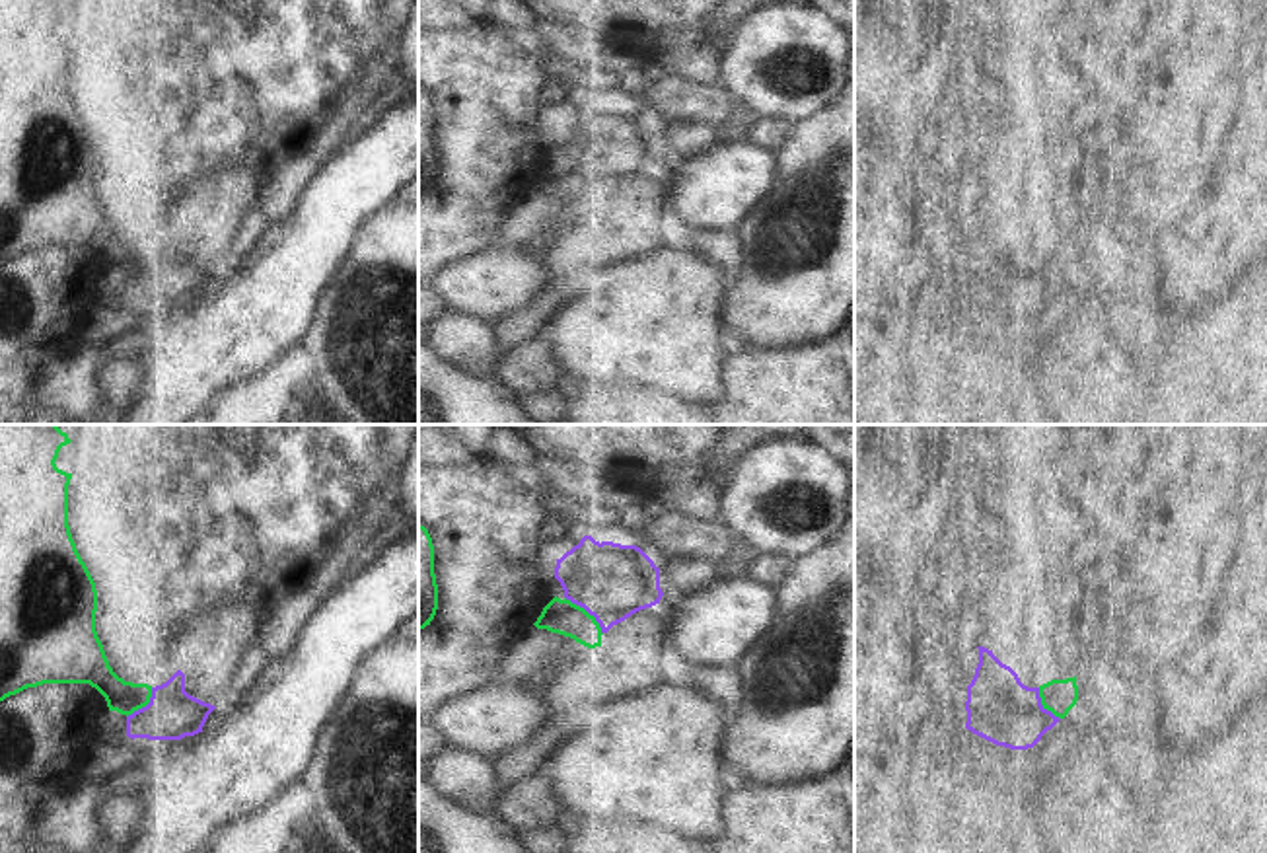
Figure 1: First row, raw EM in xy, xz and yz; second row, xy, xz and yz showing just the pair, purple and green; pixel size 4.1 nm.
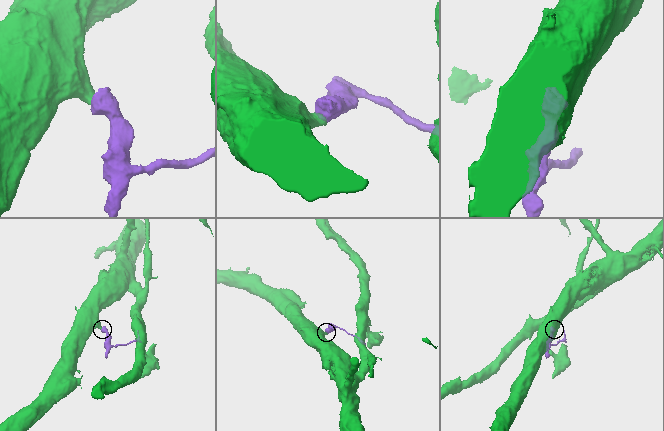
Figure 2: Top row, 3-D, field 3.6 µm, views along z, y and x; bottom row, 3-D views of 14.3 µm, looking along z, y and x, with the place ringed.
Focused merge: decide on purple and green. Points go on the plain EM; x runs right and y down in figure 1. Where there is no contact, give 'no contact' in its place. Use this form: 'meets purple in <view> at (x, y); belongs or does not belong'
meets purple in xz at (588, 176); does not belong

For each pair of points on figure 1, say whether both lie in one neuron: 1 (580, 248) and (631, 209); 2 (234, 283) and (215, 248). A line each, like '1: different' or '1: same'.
1: same
2: different

